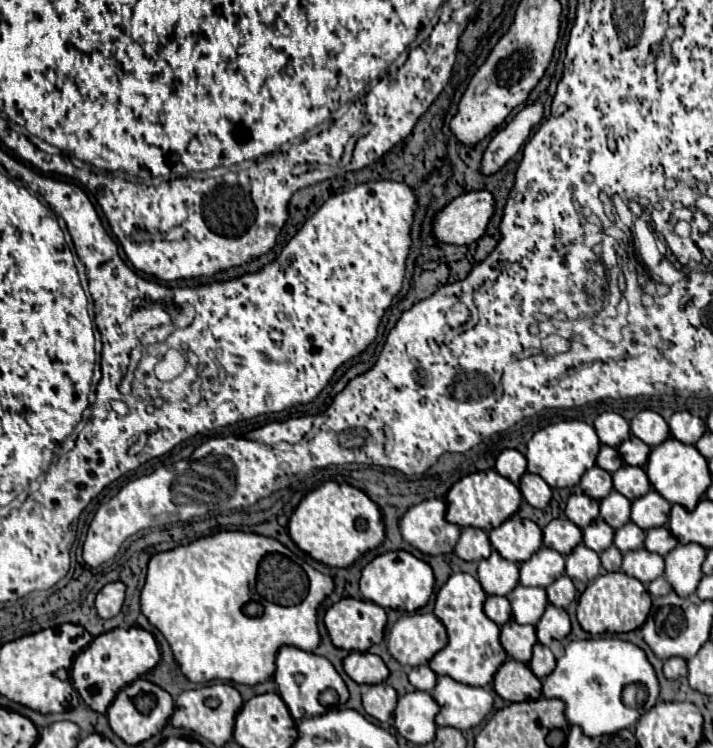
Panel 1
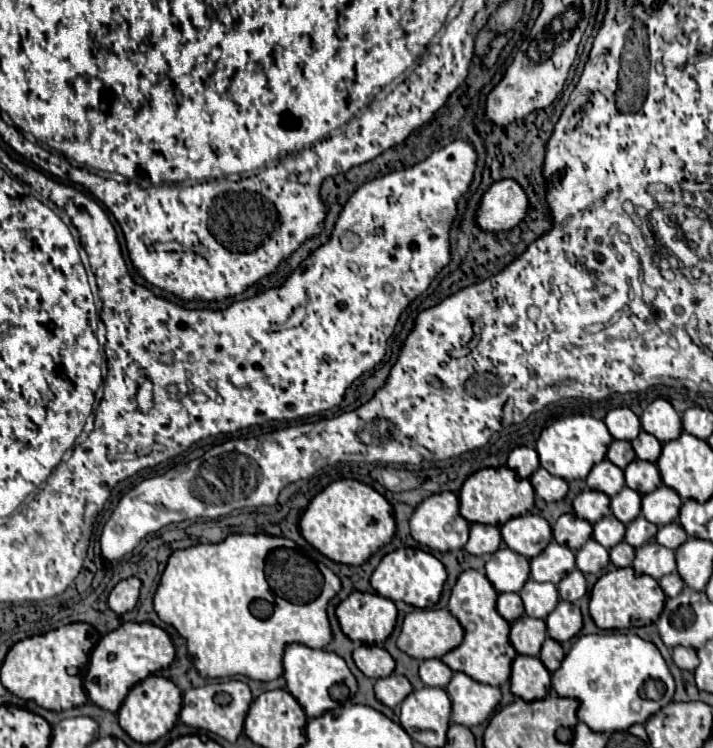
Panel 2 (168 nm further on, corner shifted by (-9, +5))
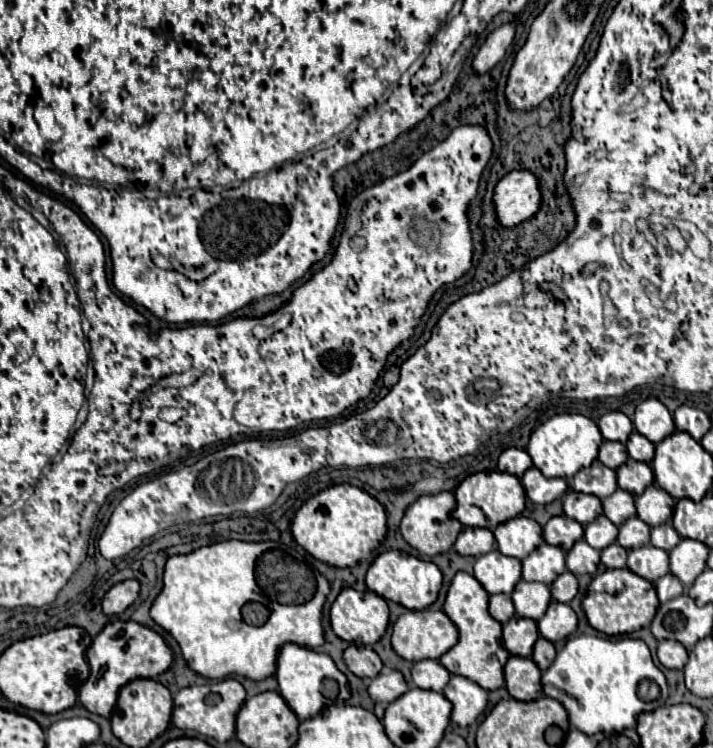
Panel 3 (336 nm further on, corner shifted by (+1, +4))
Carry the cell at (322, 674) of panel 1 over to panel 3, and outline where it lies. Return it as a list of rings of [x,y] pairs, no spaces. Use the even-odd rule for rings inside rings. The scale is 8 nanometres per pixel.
[[[285,643],[285,647],[281,647],[279,657],[277,657],[275,679],[279,681],[279,693],[281,693],[281,697],[289,703],[289,707],[293,707],[293,713],[299,717],[299,721],[305,721],[305,719],[311,719],[313,715],[319,715],[331,703],[343,703],[343,701],[349,699],[347,677],[335,667],[335,663],[331,661],[331,657],[325,655],[325,653],[317,653],[313,649],[303,649],[303,647],[295,645],[295,643]],[[323,679],[337,681],[339,695],[337,695],[335,701],[323,697],[323,693],[321,693]]]

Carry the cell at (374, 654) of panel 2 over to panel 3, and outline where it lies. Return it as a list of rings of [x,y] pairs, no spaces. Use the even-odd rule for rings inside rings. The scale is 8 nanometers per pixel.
[[[349,645],[345,649],[345,663],[351,669],[351,673],[355,673],[361,679],[377,677],[383,667],[379,655],[365,645]]]

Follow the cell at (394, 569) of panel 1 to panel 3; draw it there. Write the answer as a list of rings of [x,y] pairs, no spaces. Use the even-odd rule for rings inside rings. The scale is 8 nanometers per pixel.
[[[385,551],[371,563],[365,583],[369,591],[381,595],[387,601],[395,601],[407,609],[427,609],[439,595],[441,579],[441,571],[435,563],[417,559],[403,551]]]

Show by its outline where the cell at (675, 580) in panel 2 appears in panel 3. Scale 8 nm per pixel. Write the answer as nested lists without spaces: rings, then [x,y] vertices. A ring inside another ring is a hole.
[[[667,573],[667,575],[663,575],[661,579],[655,581],[655,591],[657,591],[657,595],[659,595],[659,601],[665,603],[665,601],[681,595],[683,585],[681,585],[681,581],[679,581],[675,575]]]

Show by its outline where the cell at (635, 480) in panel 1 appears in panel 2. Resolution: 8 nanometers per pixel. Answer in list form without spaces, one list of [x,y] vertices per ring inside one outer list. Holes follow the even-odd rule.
[[[633,460],[625,468],[625,480],[627,480],[627,486],[639,494],[655,492],[661,486],[661,474],[657,464],[643,462],[643,460]]]

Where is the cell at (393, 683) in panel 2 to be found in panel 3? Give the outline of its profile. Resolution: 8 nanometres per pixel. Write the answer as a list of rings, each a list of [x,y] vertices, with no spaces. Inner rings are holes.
[[[393,669],[393,671],[385,671],[385,673],[377,675],[369,683],[367,691],[375,703],[391,703],[407,691],[407,683],[405,683],[403,675]]]

